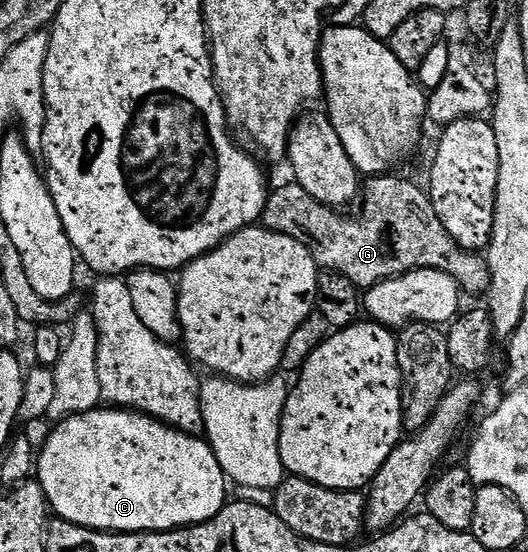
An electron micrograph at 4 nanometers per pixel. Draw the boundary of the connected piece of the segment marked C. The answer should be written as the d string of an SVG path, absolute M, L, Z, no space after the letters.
M101 406L77 416L67 416L66 419L59 421L51 429L43 448L39 449L34 476L42 486L44 497L48 499L49 509L59 519L69 520L71 524L83 528L92 528L95 532L169 532L171 528L189 528L191 524L205 524L206 521L213 520L224 509L229 499L229 485L226 483L224 471L222 466L218 466L218 458L212 453L212 447L208 445L207 439L196 434L180 432L177 428L171 428L168 424L155 420L153 416L145 416L142 412L115 406Z

